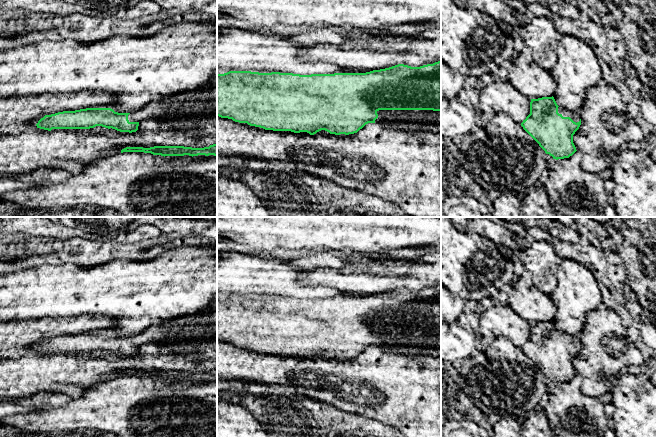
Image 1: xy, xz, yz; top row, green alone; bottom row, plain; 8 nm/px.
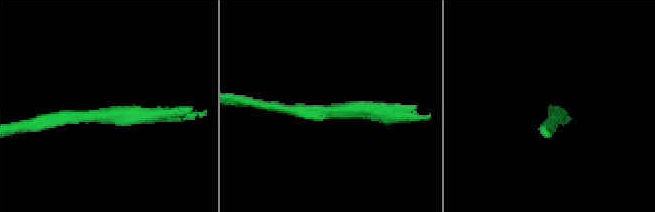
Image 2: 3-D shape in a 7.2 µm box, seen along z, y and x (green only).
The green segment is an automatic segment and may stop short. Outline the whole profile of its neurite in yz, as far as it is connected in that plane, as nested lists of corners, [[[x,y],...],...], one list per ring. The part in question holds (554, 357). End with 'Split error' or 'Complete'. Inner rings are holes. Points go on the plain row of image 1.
[[[553,320],[531,323],[530,338],[521,347],[545,377],[556,384],[569,382],[577,375],[573,359],[580,349],[579,337],[559,331]]]. Split error

